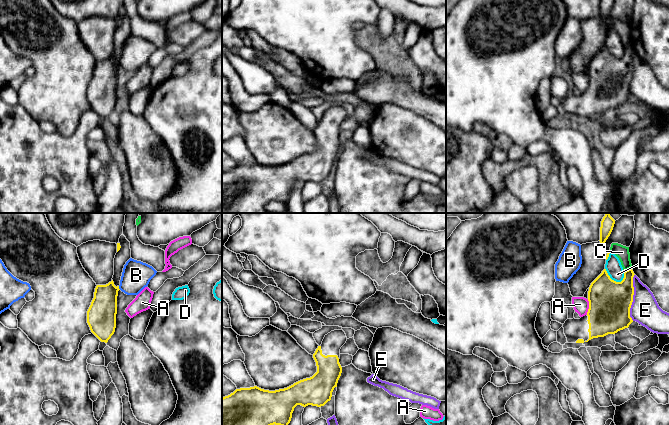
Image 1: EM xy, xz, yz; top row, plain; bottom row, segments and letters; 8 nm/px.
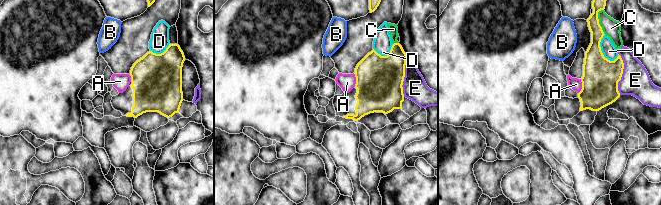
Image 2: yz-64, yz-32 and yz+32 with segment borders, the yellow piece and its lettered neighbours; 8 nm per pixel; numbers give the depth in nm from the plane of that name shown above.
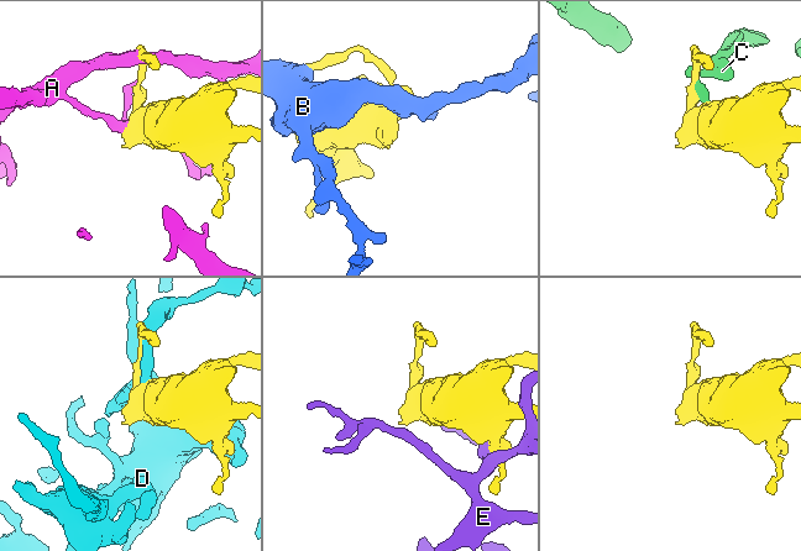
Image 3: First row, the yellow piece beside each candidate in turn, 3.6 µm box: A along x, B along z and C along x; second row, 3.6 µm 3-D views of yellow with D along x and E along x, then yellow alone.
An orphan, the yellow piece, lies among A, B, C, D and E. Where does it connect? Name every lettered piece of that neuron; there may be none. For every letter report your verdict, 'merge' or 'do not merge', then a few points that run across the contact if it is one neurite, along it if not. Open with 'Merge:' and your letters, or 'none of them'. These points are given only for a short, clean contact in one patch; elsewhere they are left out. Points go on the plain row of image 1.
Merge: none of them
A: do not merge
B: do not merge
C: do not merge; line yz (630, 43), (624, 47)
D: do not merge
E: do not merge

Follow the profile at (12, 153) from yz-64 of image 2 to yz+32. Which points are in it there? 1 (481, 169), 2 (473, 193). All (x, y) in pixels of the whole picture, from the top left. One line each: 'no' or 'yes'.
1: no
2: yes

